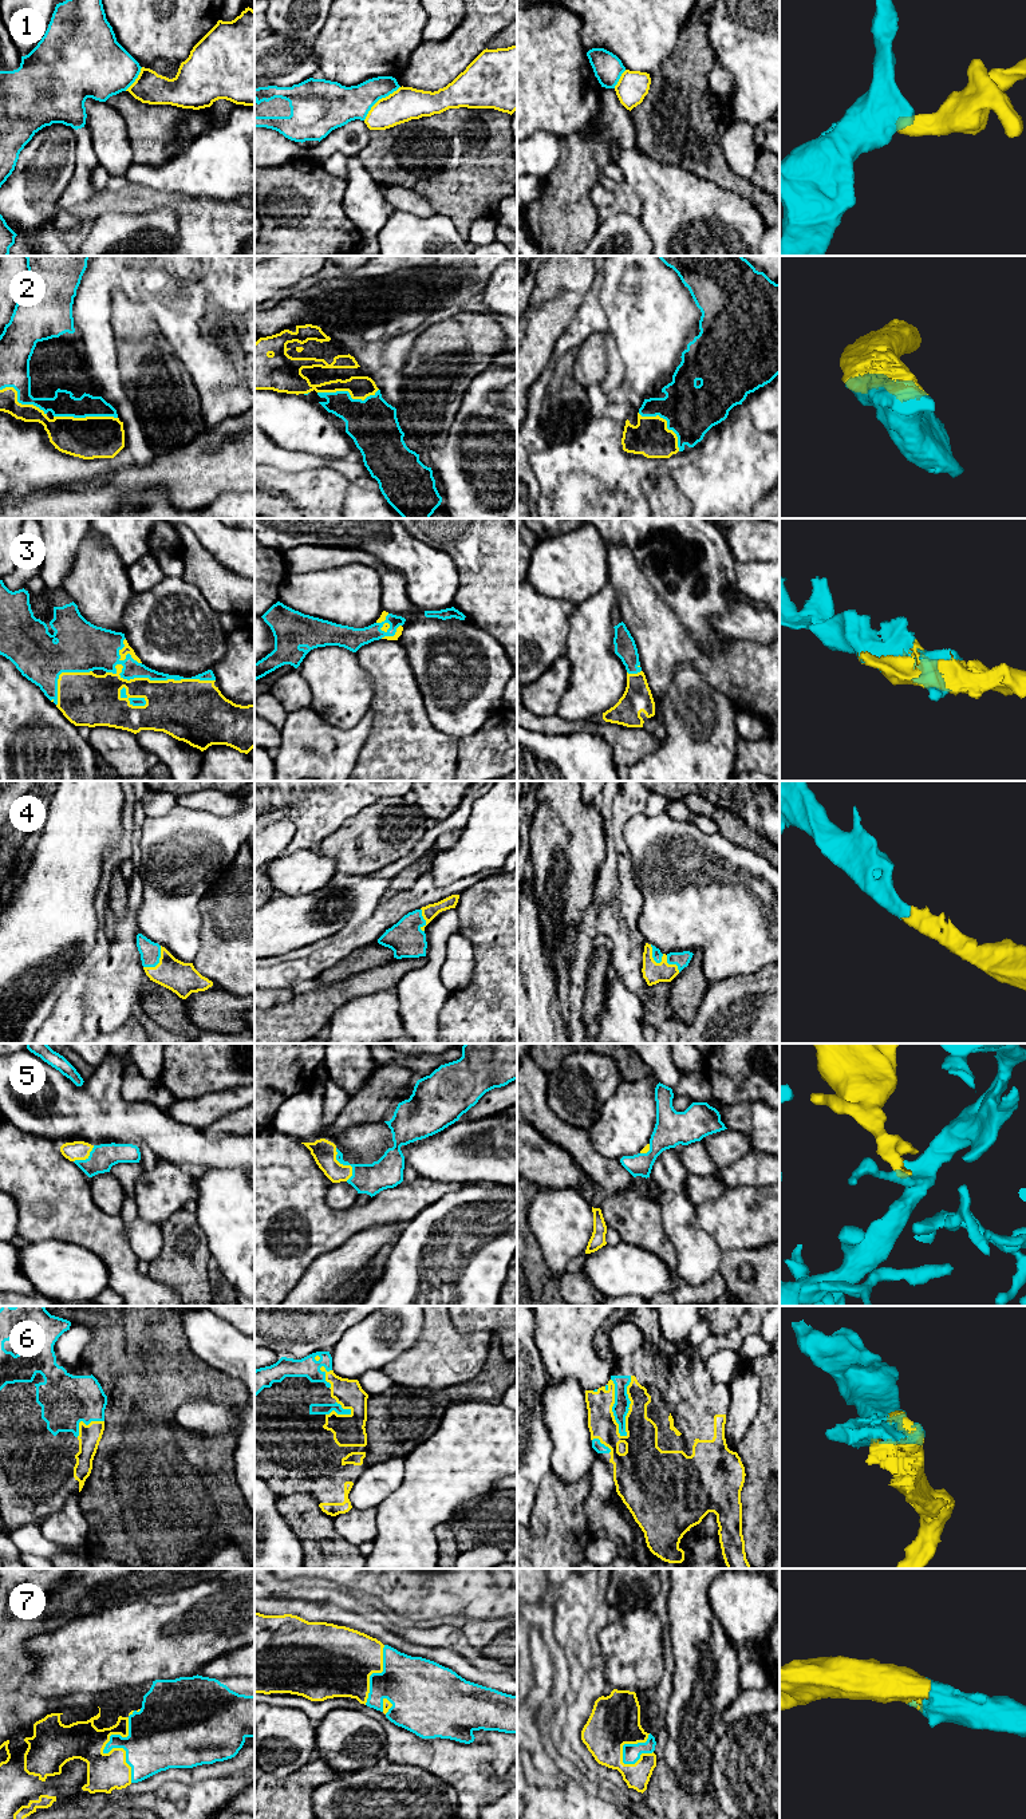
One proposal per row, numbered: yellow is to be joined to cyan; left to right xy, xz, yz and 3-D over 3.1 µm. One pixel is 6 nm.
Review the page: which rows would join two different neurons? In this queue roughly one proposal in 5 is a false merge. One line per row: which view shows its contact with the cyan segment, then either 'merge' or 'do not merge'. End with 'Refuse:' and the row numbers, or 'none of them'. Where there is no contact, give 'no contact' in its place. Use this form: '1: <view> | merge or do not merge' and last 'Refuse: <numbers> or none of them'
1: xz | do not merge
2: xz | merge
3: xy | merge
4: xy | merge
5: xz | merge
6: yz | merge
7: xy | merge
Refuse: 1

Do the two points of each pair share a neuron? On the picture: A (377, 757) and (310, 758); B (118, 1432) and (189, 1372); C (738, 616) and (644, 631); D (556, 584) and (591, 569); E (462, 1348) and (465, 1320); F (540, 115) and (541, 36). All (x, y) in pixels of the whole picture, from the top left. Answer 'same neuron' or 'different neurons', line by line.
A: different neurons
B: same neuron
C: different neurons
D: same neuron
E: different neurons
F: same neuron

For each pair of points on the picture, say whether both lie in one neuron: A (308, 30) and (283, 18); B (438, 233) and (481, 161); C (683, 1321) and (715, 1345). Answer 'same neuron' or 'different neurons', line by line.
A: same neuron
B: different neurons
C: different neurons

